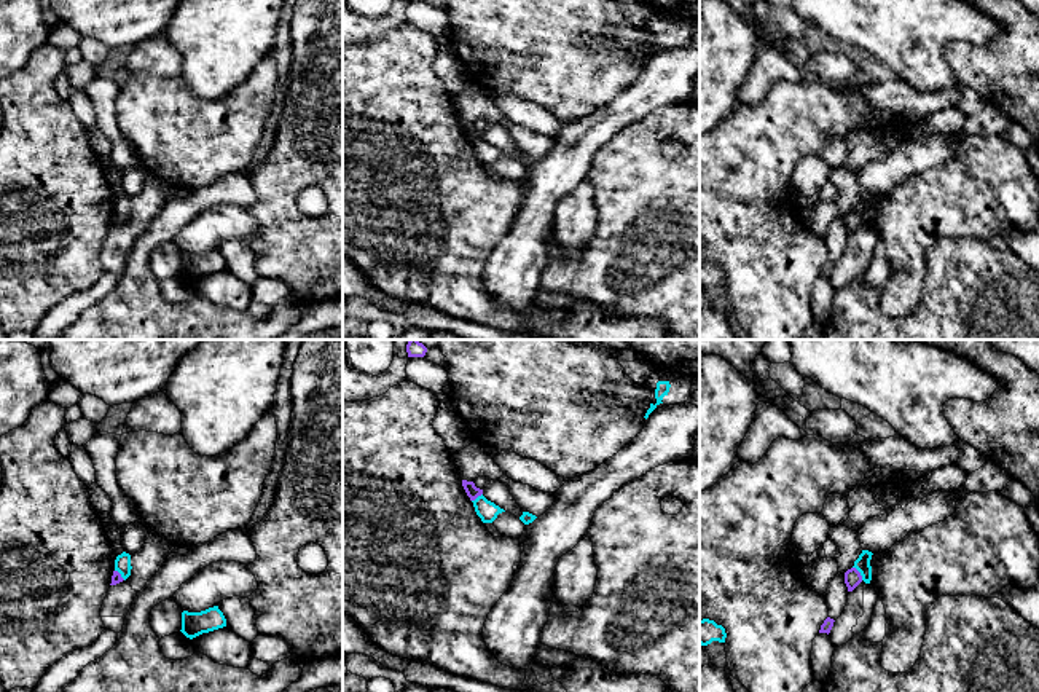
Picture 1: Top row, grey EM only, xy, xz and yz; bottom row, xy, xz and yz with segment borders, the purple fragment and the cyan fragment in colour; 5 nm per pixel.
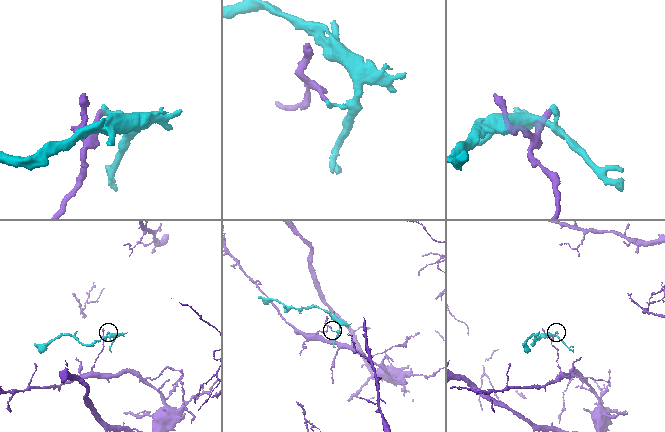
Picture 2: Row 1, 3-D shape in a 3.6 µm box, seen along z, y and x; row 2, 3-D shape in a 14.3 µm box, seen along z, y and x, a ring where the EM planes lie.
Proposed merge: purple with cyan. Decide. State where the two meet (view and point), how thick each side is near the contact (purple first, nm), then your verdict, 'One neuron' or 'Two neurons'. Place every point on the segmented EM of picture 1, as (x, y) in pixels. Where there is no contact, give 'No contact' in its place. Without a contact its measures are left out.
Touches purple at yz (859, 573). Thickness 90 nm (purple) against 80 nm. Two neurons

